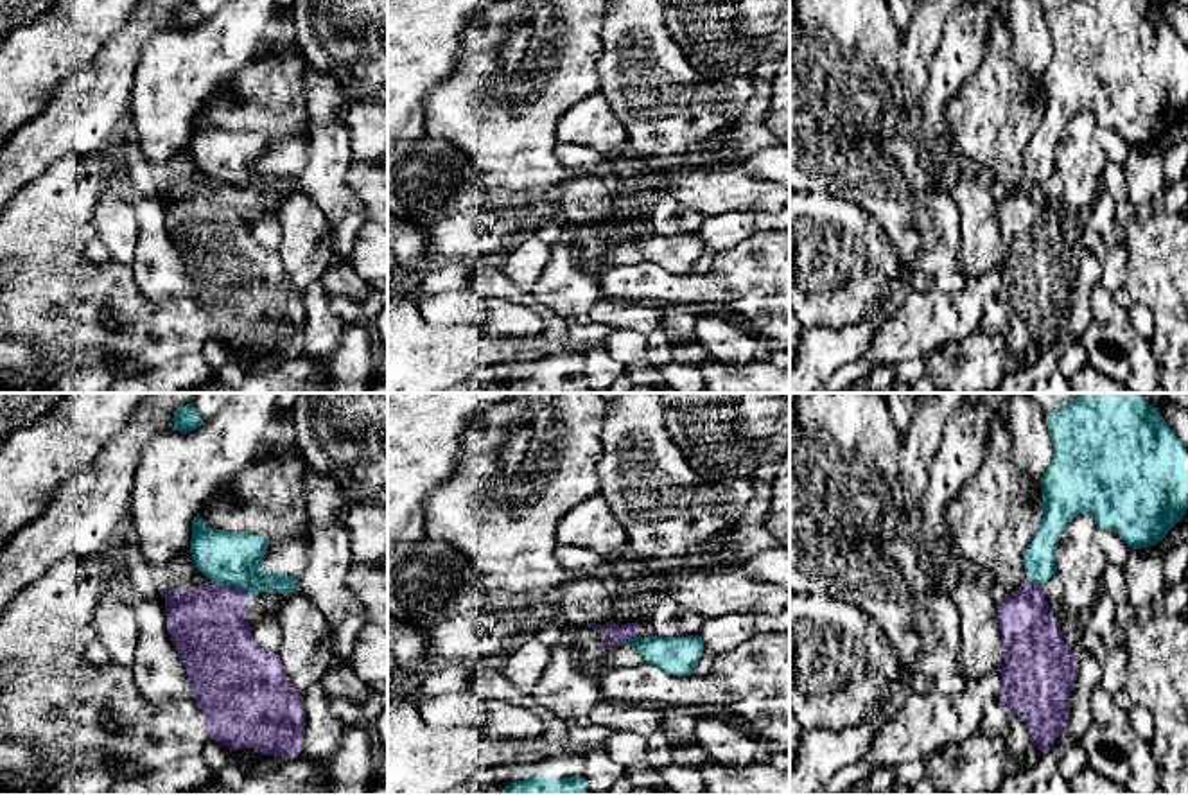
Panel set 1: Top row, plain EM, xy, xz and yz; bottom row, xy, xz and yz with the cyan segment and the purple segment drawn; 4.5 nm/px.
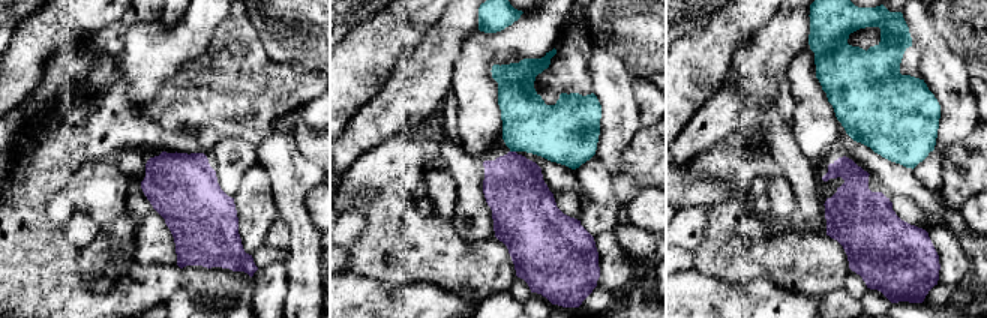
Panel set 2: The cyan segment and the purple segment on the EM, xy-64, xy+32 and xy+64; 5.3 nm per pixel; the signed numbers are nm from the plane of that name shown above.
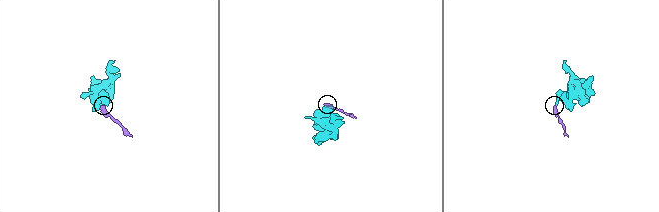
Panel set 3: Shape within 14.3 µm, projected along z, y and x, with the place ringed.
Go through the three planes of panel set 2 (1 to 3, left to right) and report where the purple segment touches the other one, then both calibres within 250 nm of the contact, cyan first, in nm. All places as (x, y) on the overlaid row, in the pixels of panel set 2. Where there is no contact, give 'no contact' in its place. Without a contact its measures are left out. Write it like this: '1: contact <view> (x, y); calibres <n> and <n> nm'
1: no contact
2: contact xy+32 (513, 150); calibres 300 and 320 nm
3: no contact

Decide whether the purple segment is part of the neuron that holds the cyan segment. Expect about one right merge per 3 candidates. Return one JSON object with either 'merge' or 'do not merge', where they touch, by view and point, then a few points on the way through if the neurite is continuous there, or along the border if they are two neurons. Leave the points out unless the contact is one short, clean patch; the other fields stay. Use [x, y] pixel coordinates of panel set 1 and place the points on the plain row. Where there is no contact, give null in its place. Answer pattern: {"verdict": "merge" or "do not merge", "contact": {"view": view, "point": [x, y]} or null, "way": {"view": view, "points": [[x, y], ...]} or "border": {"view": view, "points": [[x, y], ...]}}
{"verdict": "do not merge", "contact": {"view": "xy", "point": [234, 183]}, "border": {"view": "xy", "points": [[216, 180], [239, 185], [250, 192]]}}

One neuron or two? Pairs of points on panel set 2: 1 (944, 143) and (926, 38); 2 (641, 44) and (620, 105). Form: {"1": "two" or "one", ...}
{"1": "one", "2": "two"}

